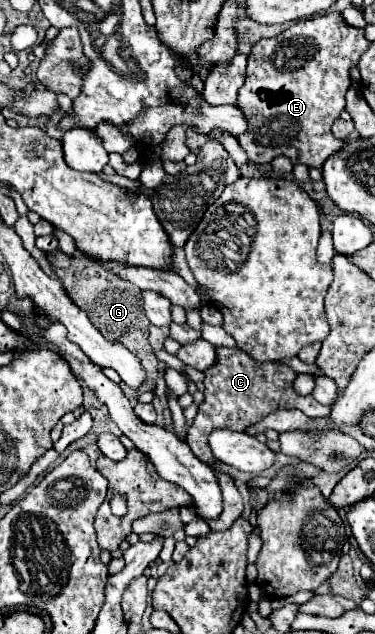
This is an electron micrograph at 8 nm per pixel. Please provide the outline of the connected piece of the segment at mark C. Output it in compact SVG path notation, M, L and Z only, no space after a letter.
M216 346L216 362L204 370L204 402L198 406L198 414L188 428L188 446L192 448L194 456L214 466L218 462L212 456L212 450L208 446L208 434L216 428L228 428L236 432L244 432L248 426L260 422L270 412L276 412L278 408L298 408L310 418L326 416L330 414L328 406L318 404L310 396L298 396L292 388L296 378L296 372L280 362L252 362L248 354L244 354L240 348L224 348Z

